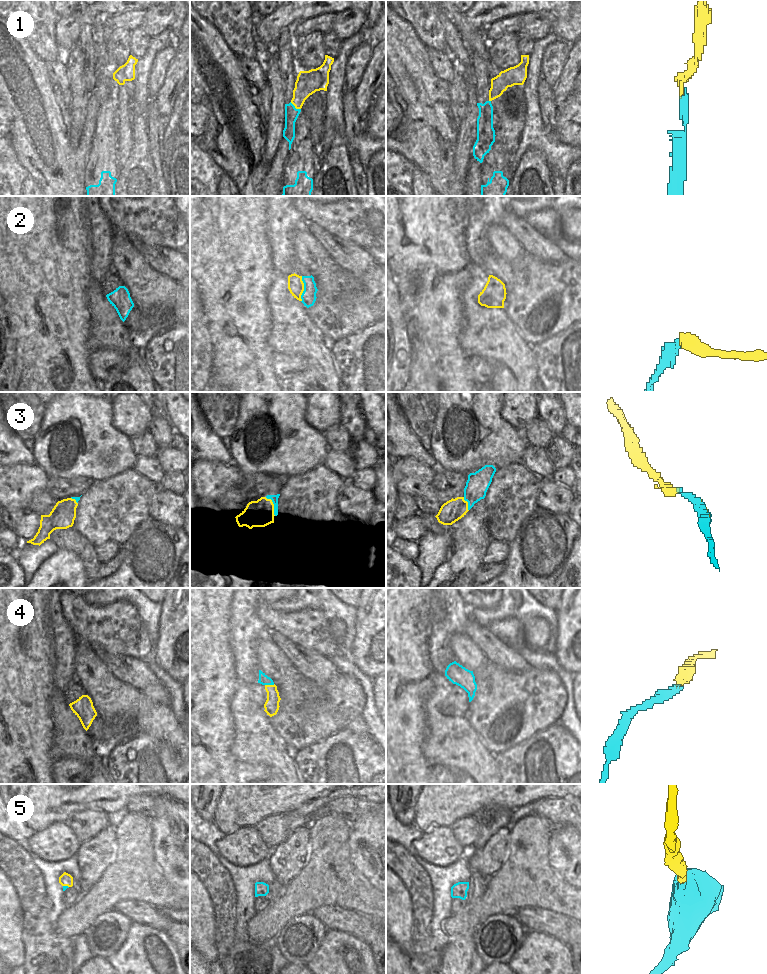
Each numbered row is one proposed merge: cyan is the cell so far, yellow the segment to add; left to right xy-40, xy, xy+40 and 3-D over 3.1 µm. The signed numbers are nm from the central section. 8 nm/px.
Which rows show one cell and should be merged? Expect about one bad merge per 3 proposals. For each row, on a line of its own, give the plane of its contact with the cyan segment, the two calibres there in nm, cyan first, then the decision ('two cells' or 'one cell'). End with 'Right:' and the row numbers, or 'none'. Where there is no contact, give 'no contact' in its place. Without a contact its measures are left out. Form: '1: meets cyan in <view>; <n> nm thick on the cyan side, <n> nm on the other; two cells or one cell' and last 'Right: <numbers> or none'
1: meets cyan in xy; 110 nm thick on the cyan side, 190 nm on the other; two cells
2: meets cyan in xy; 120 nm thick on the cyan side, 130 nm on the other; two cells
3: meets cyan in xy; 60 nm thick on the cyan side, 220 nm on the other; one cell
4: meets cyan in xy; 80 nm thick on the cyan side, 120 nm on the other; one cell
5: meets cyan in xy-40; 30 nm thick on the cyan side, 100 nm on the other; one cell
Right: 3, 4, 5

